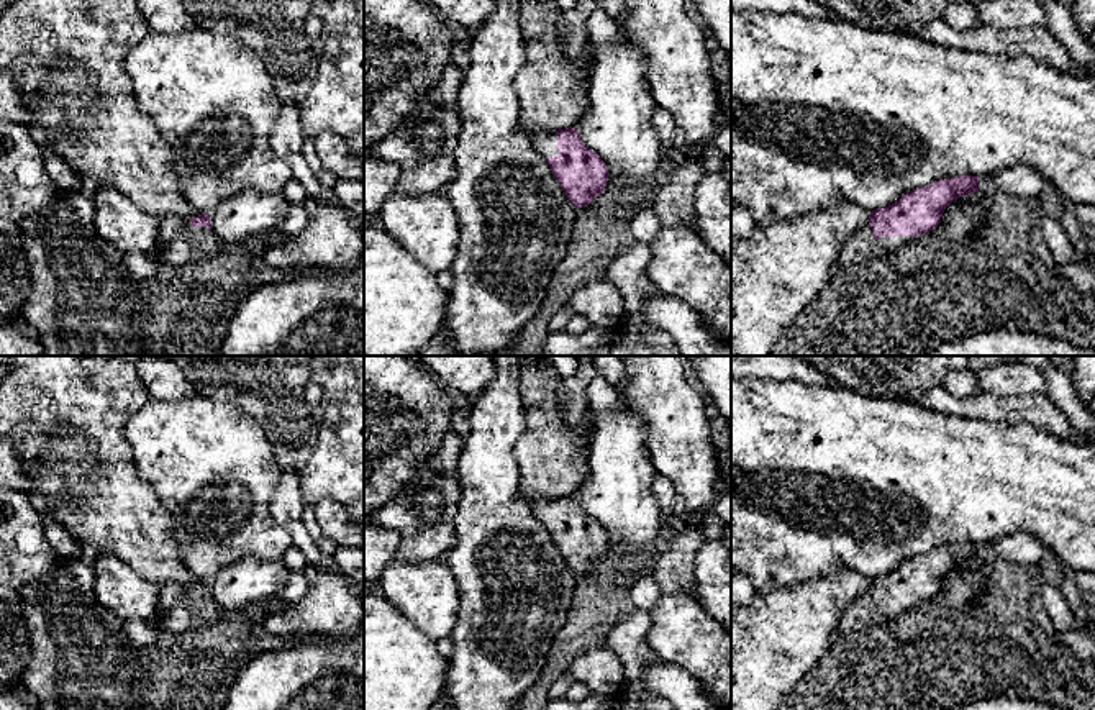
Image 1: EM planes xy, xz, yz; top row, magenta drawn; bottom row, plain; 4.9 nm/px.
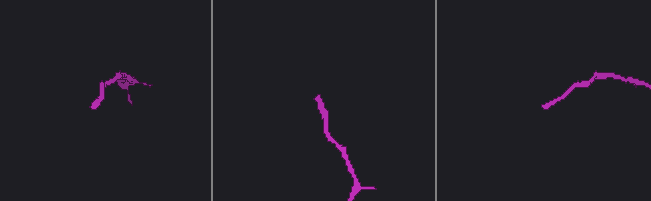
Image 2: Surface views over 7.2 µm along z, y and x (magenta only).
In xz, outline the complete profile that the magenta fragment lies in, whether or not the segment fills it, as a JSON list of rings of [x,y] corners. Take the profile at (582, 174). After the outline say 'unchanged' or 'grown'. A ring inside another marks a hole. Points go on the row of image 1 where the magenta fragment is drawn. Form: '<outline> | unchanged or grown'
[[[575,128],[556,133],[536,130],[529,141],[546,159],[575,210],[605,193],[608,169],[602,157],[584,144]]] | grown

